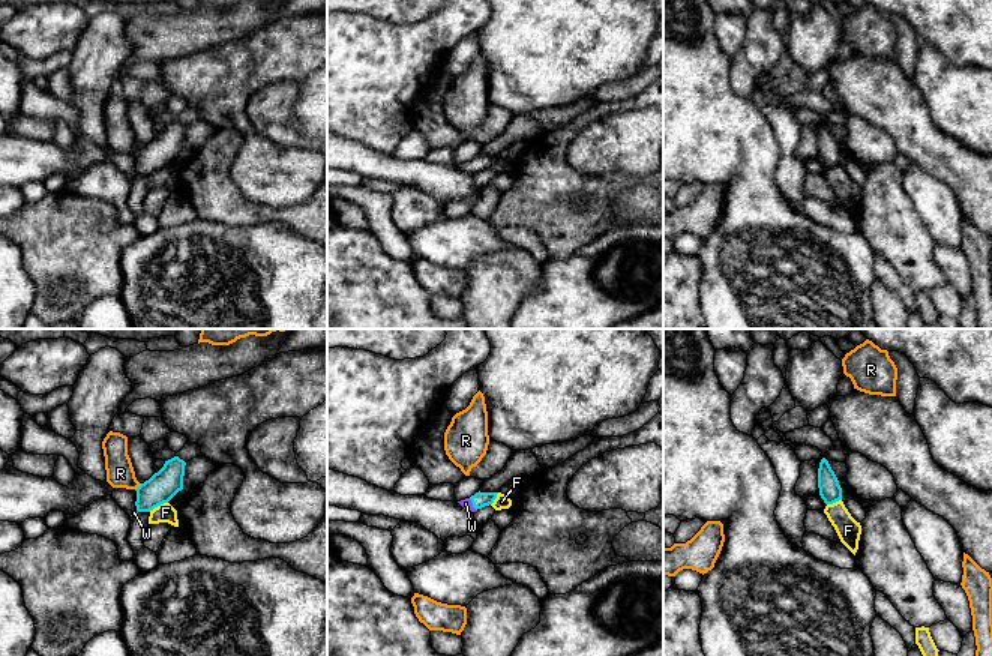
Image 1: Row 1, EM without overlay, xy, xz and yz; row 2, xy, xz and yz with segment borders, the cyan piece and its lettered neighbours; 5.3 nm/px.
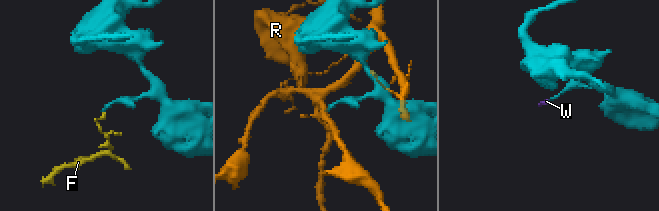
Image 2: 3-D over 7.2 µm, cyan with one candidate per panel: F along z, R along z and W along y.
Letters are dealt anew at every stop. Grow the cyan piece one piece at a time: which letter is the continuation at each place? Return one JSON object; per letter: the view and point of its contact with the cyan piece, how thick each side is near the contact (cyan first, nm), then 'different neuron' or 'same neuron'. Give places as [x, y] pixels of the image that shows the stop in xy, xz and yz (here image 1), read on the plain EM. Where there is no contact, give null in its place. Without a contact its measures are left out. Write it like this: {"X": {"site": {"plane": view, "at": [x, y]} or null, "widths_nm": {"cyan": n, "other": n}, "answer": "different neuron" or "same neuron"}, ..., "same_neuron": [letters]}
{"F": {"site": {"plane": "xy", "at": [158, 168]}, "widths_nm": {"cyan": 160, "other": 100}, "answer": "different neuron"}, "R": {"site": {"plane": "xy", "at": [138, 150]}, "widths_nm": {"cyan": 160, "other": 150}, "answer": "different neuron"}, "W": {"site": {"plane": "xz", "at": [473, 168]}, "widths_nm": {"cyan": 90, "other": 50}, "answer": "same neuron"}, "same_neuron": ["W"]}

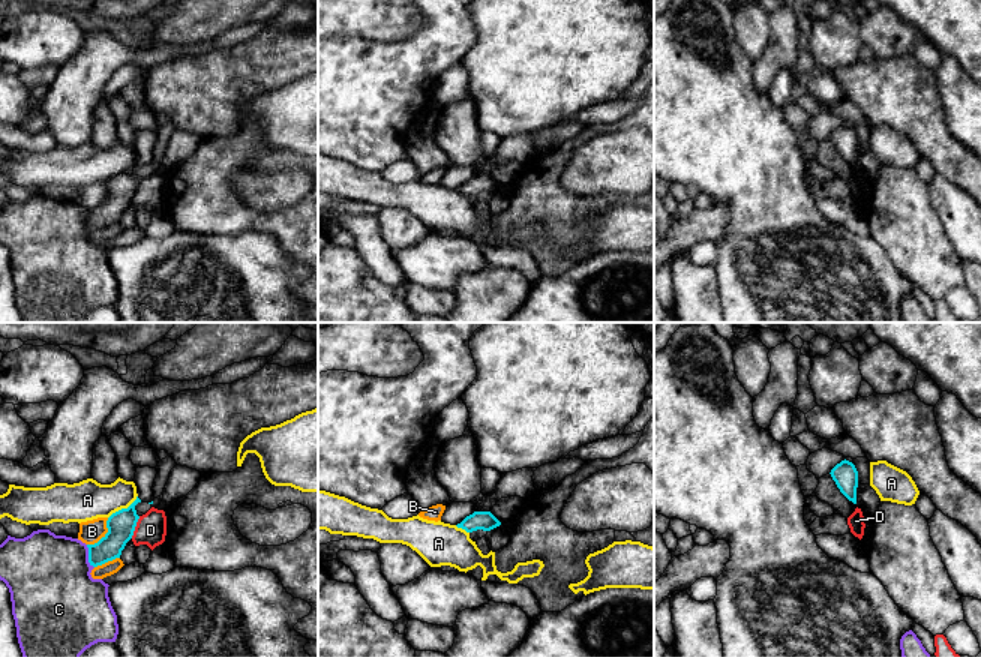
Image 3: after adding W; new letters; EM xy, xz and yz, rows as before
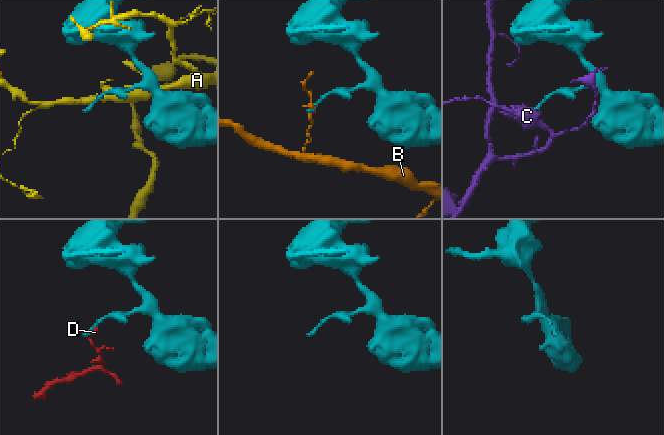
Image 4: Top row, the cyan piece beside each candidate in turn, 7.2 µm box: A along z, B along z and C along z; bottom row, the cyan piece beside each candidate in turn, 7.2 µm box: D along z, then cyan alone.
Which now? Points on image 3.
{"A": {"site": {"plane": "xy", "at": [123, 173]}, "widths_nm": {"cyan": 150, "other": 220}, "answer": "different neuron"}, "B": {"site": {"plane": "xy", "at": [105, 198]}, "widths_nm": {"cyan": 150, "other": 120}, "answer": "different neuron"}, "C": {"site": {"plane": "xy", "at": [89, 221]}, "widths_nm": {"cyan": 150, "other": 440}, "answer": "different neuron"}, "D": {"site": {"plane": "xy", "at": [135, 189]}, "widths_nm": {"cyan": 150, "other": 170}, "answer": "different neuron"}, "same_neuron": []}

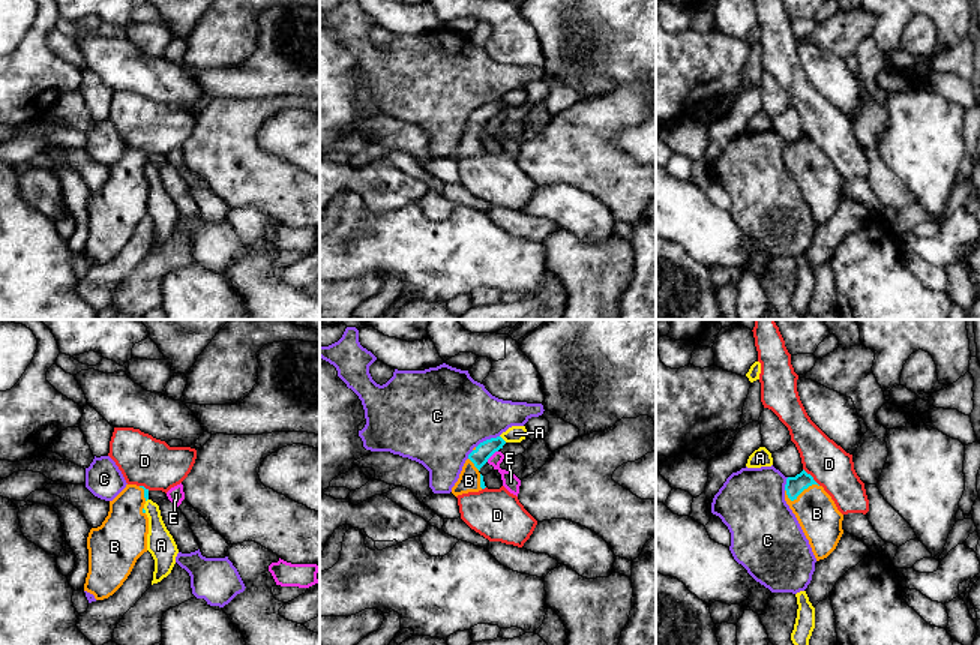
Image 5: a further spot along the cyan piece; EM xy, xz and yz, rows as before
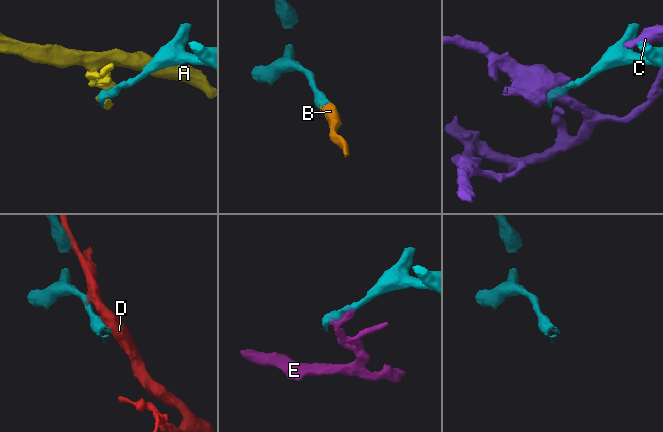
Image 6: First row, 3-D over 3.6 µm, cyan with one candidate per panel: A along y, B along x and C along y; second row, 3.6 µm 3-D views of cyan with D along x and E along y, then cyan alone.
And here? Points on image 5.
{"A": {"site": {"plane": "xz", "at": [502, 102]}, "widths_nm": {"cyan": 90, "other": 90}, "answer": "different neuron"}, "B": {"site": {"plane": "yz", "at": [802, 155]}, "widths_nm": {"cyan": 100, "other": 220}, "answer": "same neuron"}, "C": {"site": {"plane": "xz", "at": [486, 104]}, "widths_nm": {"cyan": 90, "other": 460}, "answer": "different neuron"}, "D": {"site": {"plane": "yz", "at": [812, 141]}, "widths_nm": {"cyan": 100, "other": 220}, "answer": "different neuron"}, "E": {"site": {"plane": "xz", "at": [491, 119]}, "widths_nm": {"cyan": 90, "other": 90}, "answer": "different neuron"}, "same_neuron": ["B"]}

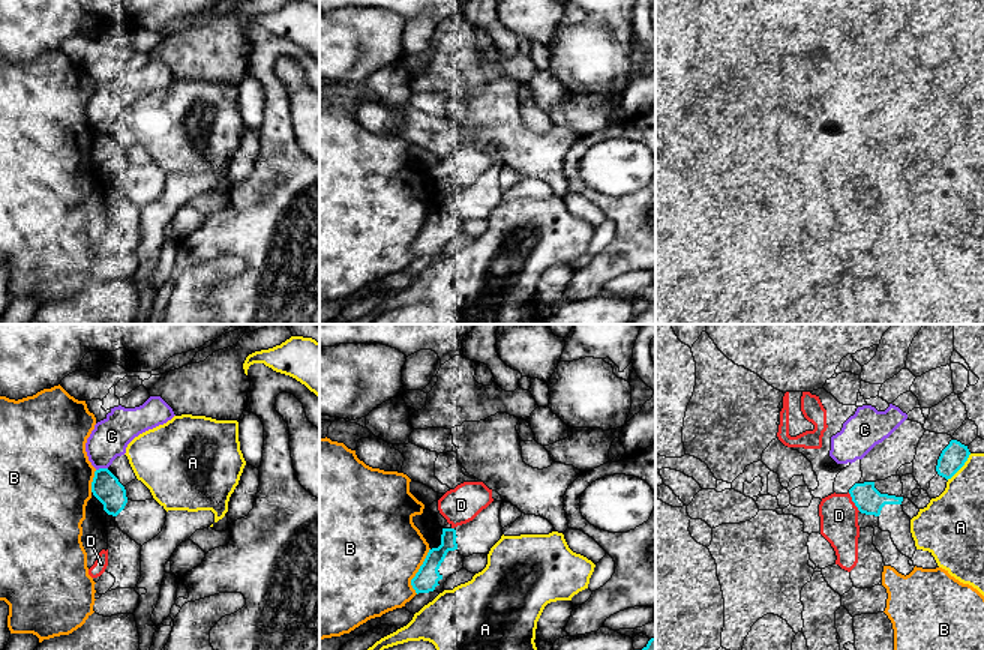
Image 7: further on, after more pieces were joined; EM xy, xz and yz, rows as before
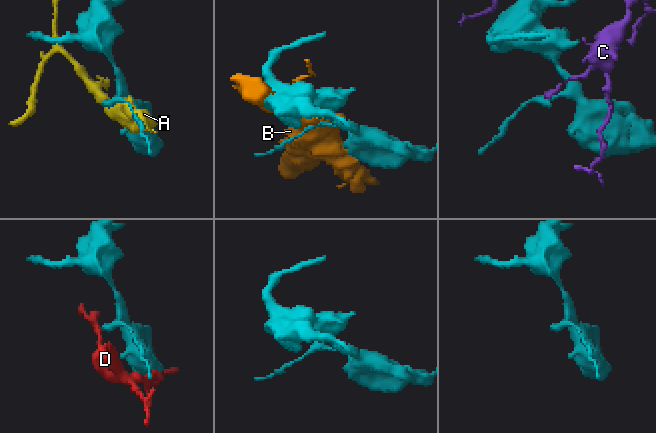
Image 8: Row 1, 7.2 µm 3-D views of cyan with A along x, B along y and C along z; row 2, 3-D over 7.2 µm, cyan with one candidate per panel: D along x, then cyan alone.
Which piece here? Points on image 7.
{"A": {"site": {"plane": "yz", "at": [960, 131]}, "widths_nm": {"cyan": 140, "other": 280}, "answer": "different neuron"}, "B": {"site": {"plane": "xz", "at": [419, 234]}, "widths_nm": {"cyan": 120, "other": 480}, "answer": "different neuron"}, "C": {"site": {"plane": "xy", "at": [101, 132]}, "widths_nm": {"cyan": 160, "other": 200}, "answer": "different neuron"}, "D": {"site": {"plane": "yz", "at": [852, 164]}, "widths_nm": {"cyan": 150, "other": 200}, "answer": "different neuron"}, "same_neuron": []}

